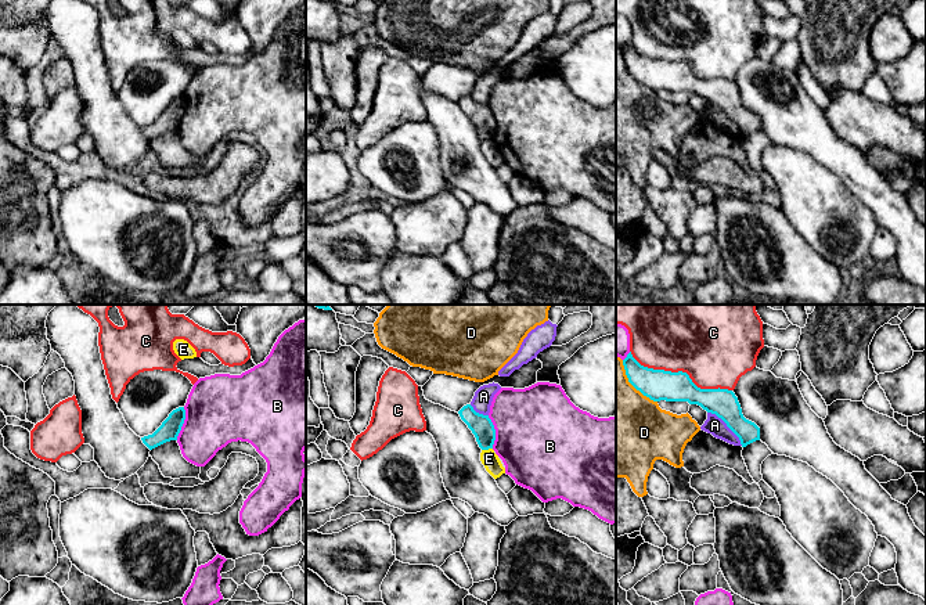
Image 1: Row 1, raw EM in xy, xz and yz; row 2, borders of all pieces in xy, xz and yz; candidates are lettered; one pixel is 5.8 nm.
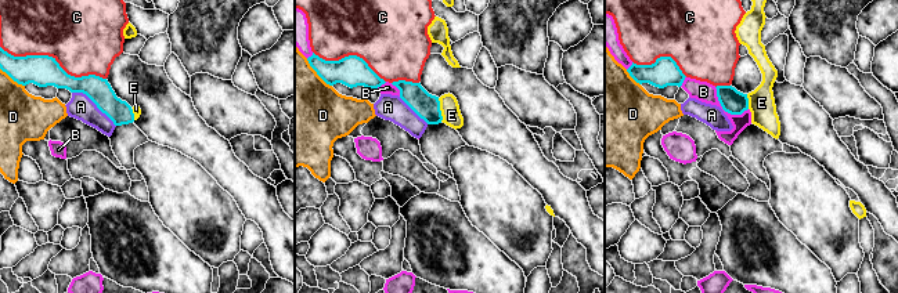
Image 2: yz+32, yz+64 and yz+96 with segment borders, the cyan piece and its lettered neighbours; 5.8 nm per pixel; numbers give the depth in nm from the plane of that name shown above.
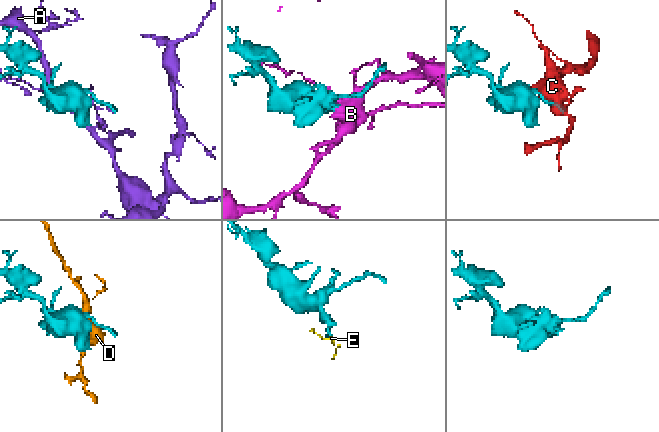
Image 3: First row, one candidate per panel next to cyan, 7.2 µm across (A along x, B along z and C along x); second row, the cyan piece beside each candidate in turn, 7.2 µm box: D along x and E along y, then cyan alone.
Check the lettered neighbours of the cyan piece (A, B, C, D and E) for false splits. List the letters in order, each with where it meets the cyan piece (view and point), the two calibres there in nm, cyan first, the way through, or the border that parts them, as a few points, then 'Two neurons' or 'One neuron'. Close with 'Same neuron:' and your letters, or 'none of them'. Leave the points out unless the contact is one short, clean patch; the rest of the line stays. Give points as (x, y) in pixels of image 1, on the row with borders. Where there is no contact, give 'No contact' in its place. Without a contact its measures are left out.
A: Touches cyan at yz (727, 425). Thickness 160 nm (cyan) against 110 nm. Boundary: yz (707, 411), (717, 416), (742, 445). Two neurons
B: Touches cyan at xy (183, 422). Thickness 120 nm (cyan) against 400 nm. Two neurons
C: Touches cyan at yz (680, 371). Thickness 180 nm (cyan) against 500 nm. Two neurons
D: Touches cyan at yz (633, 385). Thickness 180 nm (cyan) against 460 nm. Two neurons
E: Touches cyan at xz (486, 449). Thickness 130 nm (cyan) against 100 nm. Path across: xz (480, 425), (485, 432), (486, 449), (489, 458). One neuron
Same neuron: E

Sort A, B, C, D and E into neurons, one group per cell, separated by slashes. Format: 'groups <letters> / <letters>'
groups A / B / C / D / E

